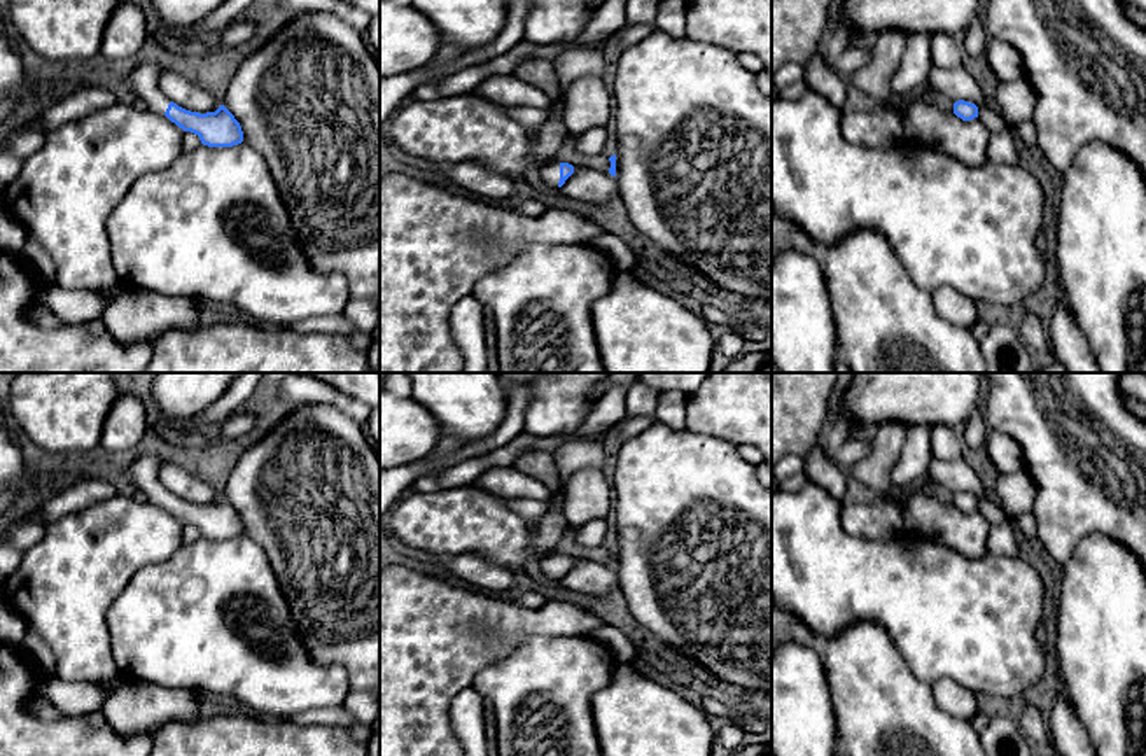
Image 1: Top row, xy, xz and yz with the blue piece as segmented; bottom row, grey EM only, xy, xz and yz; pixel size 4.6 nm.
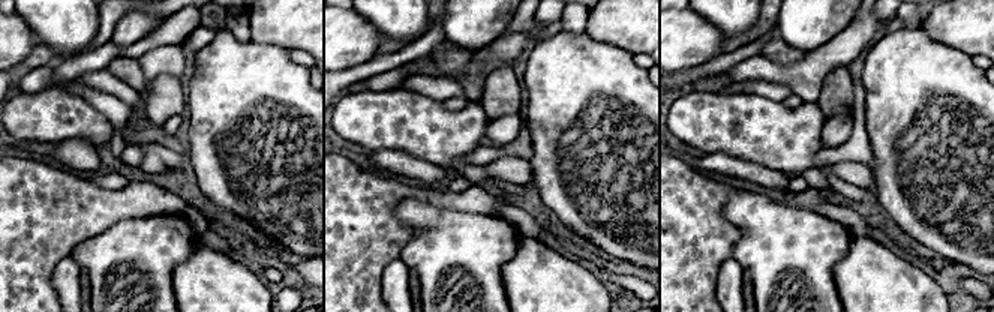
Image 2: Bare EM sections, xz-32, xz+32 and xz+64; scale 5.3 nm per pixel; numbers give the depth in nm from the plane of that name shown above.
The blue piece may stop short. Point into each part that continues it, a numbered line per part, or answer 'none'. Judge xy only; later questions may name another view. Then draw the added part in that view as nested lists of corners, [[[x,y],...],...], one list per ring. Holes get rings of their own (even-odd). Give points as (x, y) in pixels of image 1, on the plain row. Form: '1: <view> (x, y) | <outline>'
1: xy (142, 469) | [[[142,453],[131,460],[128,474],[150,502],[164,508],[170,492],[159,483],[157,467],[159,457],[156,453]]]

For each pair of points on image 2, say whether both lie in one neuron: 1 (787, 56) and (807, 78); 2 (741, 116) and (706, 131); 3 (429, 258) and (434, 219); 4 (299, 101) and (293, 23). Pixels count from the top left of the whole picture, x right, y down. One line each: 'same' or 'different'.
1: different
2: same
3: same
4: different

